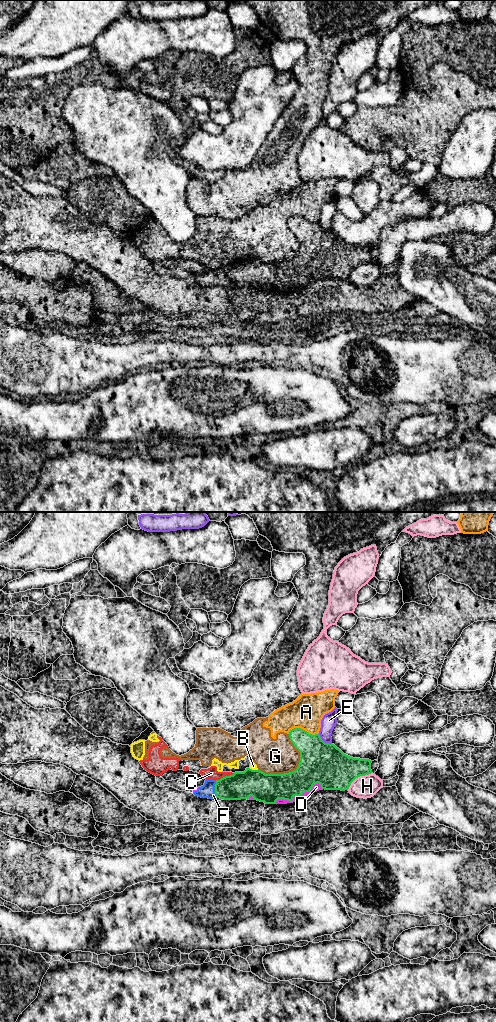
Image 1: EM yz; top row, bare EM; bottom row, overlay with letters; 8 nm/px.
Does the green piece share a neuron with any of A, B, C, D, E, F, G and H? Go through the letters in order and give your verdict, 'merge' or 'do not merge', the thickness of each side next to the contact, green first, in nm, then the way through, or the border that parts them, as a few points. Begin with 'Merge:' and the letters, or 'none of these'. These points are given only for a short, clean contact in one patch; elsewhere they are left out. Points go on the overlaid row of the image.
Merge: D, F
A: do not merge; 260 nm thick on the green side, 280 nm on the other
B: do not merge; 240 nm thick on the green side, 60 nm on the other
C: do not merge; 220 nm thick on the green side, 100 nm on the other; border along yz (234, 773), (215, 780)
D: merge; 240 nm thick on the green side, 60 nm on the other
E: do not merge; 320 nm thick on the green side, 120 nm on the other
F: merge; 220 nm thick on the green side, 110 nm on the other
G: do not merge; 320 nm thick on the green side, 280 nm on the other
H: do not merge; 320 nm thick on the green side, 180 nm on the other

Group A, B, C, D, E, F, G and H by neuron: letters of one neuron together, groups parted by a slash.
A B C G / D F / E / H

